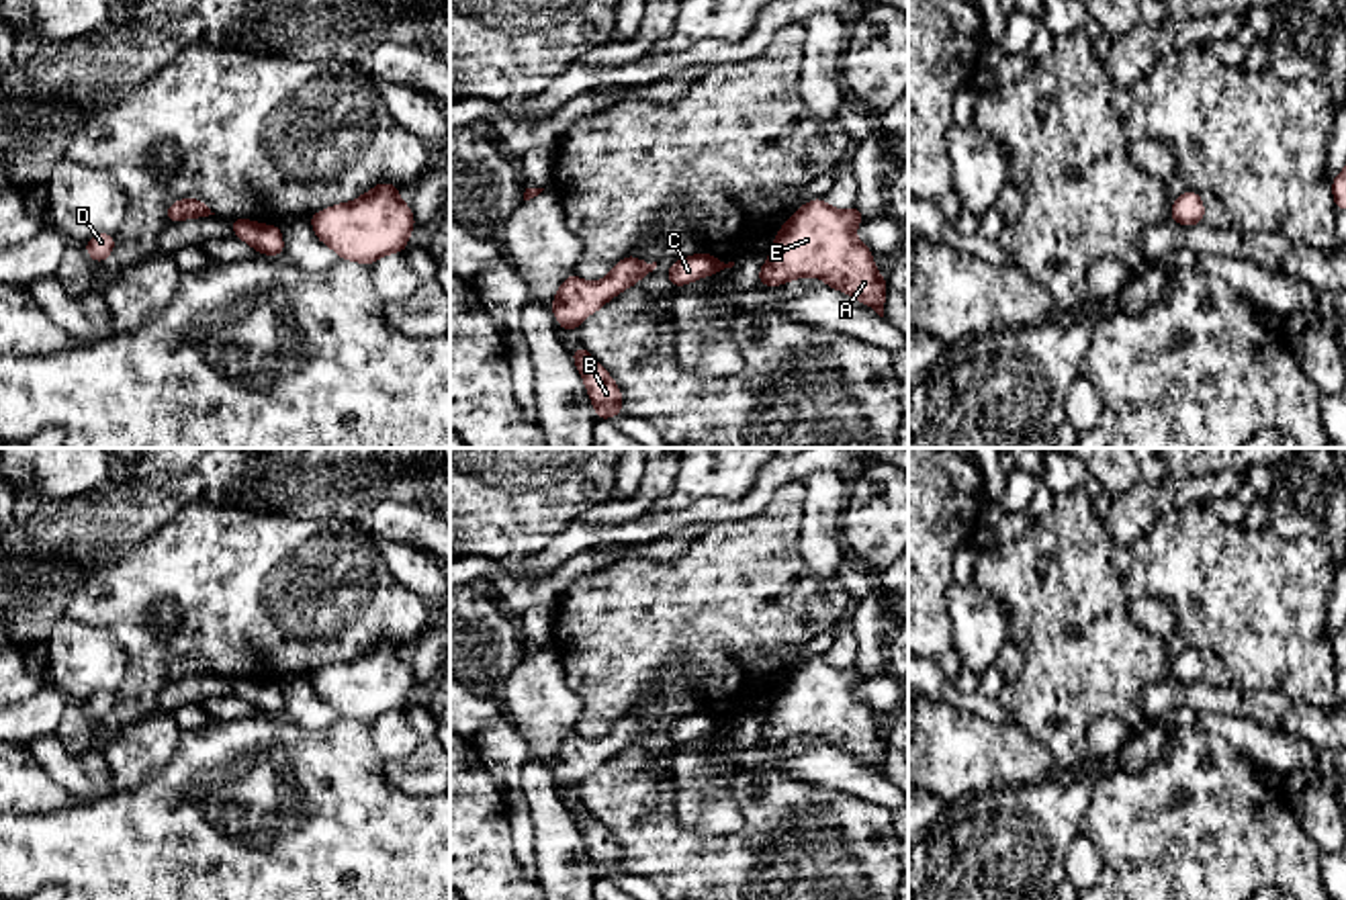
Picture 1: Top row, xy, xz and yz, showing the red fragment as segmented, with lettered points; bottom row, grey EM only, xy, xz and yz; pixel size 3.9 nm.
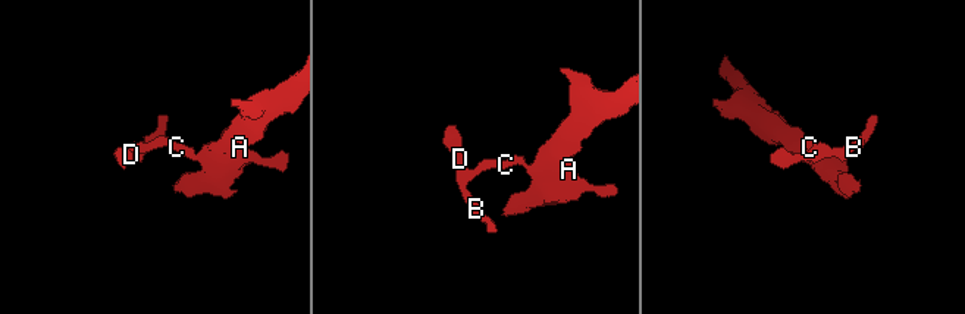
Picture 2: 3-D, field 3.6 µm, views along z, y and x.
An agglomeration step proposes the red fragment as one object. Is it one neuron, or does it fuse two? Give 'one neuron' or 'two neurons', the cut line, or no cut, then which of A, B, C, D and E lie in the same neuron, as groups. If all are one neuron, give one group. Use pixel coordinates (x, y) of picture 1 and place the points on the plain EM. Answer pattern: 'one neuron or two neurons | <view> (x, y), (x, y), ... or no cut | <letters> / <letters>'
one neuron | no cut | A B C D E

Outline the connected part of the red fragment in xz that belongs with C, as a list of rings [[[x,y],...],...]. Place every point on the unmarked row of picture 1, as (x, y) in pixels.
[[[698,710],[689,716],[677,718],[669,724],[667,736],[673,745],[685,745],[689,740],[696,740],[698,736],[712,734],[724,726],[732,726],[734,720],[720,720],[718,716]]]

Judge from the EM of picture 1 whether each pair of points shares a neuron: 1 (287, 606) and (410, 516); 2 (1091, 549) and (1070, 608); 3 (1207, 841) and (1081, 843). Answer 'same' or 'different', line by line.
1: different
2: same
3: different

